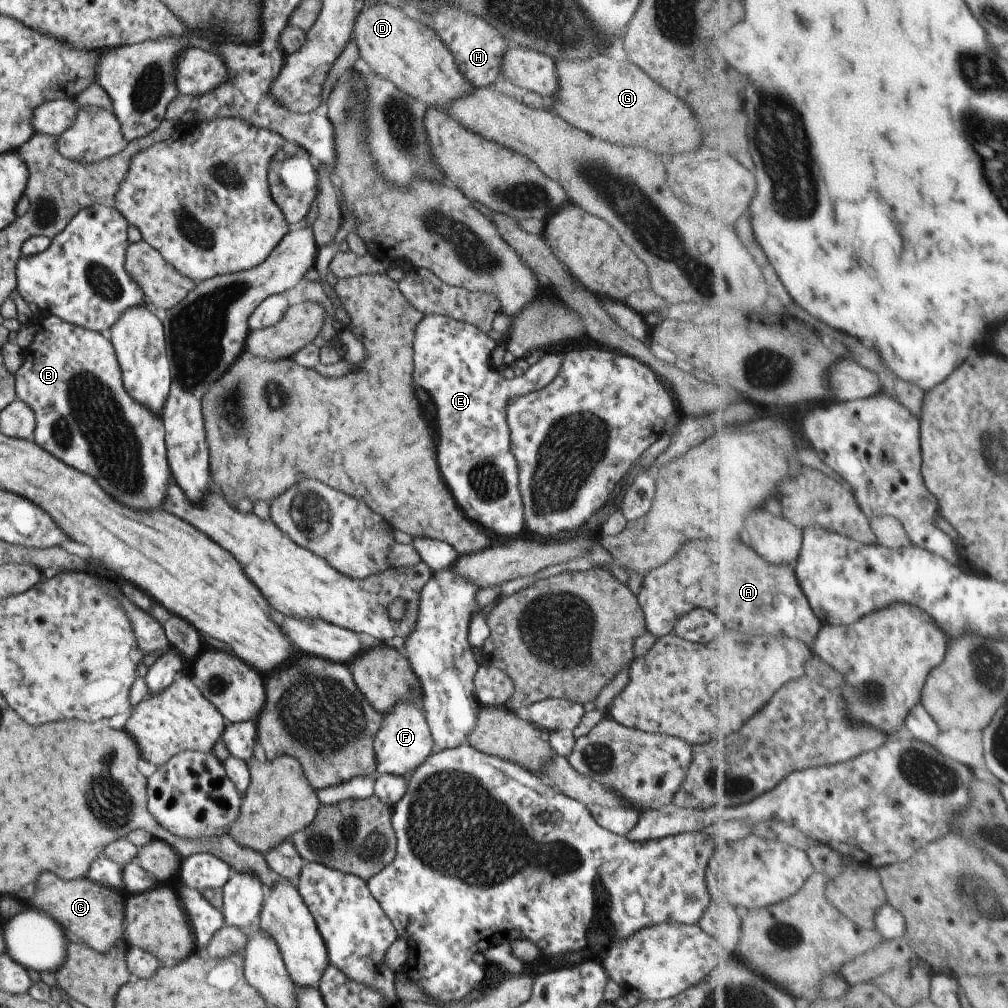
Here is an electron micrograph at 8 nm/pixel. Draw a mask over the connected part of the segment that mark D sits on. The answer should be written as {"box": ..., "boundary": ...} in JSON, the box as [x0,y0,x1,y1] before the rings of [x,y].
{"box":[351,2,476,113],"boundary":[[[382,2],[380,4],[366,4],[360,14],[356,16],[351,39],[356,42],[360,58],[370,65],[372,72],[380,78],[392,82],[404,94],[420,100],[422,104],[426,104],[427,108],[438,108],[438,110],[446,113],[454,100],[458,100],[462,96],[468,96],[472,90],[476,90],[474,84],[470,84],[462,76],[462,72],[458,70],[458,66],[454,62],[452,52],[436,36],[436,32],[432,28],[428,28],[419,17],[405,13],[401,8],[390,6],[390,4],[382,4]]]}

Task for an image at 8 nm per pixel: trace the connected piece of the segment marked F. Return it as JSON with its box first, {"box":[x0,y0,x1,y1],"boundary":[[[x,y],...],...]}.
{"box":[374,702,433,777],"boundary":[[[396,702],[392,710],[383,715],[380,730],[374,738],[377,774],[406,777],[414,772],[432,753],[433,738],[422,708],[410,702]]]}

